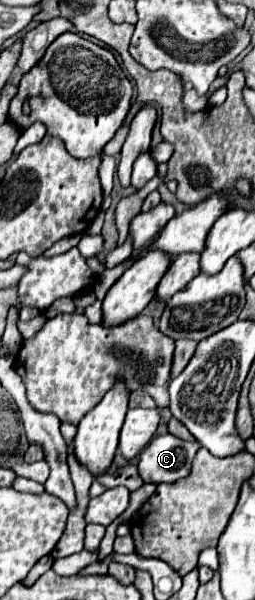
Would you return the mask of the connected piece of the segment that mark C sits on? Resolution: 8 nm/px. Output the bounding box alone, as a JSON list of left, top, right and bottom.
[139,434,199,482]

